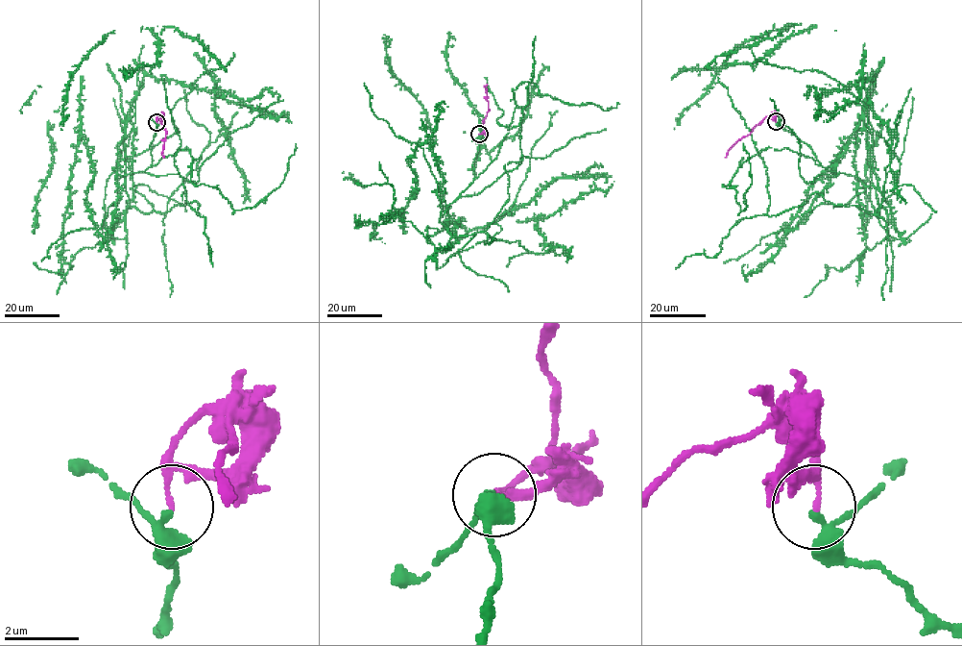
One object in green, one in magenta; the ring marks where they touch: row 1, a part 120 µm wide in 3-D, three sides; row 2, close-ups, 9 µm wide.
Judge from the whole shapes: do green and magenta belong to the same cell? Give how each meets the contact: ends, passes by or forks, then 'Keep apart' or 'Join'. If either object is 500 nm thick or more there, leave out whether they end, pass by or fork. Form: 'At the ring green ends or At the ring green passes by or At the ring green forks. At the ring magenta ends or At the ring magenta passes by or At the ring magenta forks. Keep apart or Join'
At the ring green passes by. At the ring magenta ends. Keep apart

